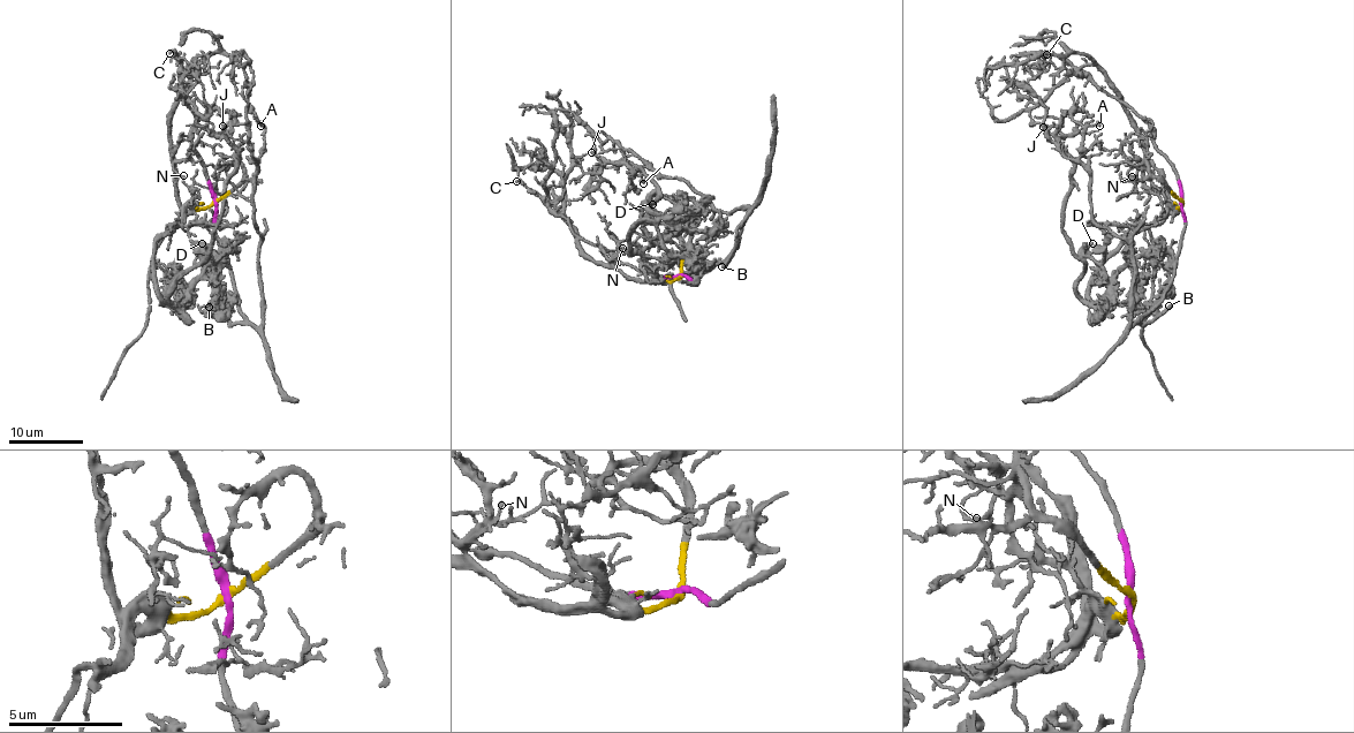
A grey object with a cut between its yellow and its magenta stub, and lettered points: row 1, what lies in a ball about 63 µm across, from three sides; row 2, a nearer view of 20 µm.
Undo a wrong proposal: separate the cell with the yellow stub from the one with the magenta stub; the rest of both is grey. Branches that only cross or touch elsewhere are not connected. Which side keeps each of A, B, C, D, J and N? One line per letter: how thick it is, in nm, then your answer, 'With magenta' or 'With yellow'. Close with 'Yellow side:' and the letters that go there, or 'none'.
A: Thickness 200 nm. With magenta
B: Thickness 360 nm. With magenta
C: Thickness 130 nm. With magenta
D: Thickness 240 nm. With yellow
J: Thickness 140 nm. With yellow
N: Thickness 130 nm. With yellow
Yellow side: D, J, N

